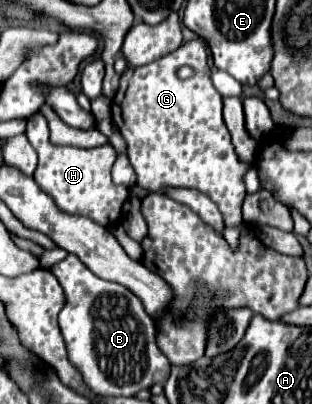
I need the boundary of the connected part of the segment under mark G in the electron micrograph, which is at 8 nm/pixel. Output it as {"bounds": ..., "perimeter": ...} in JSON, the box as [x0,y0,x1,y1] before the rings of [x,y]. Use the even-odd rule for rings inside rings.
{"bounds":[111,40,253,234],"perimeter":[[[191,40],[153,64],[129,68],[121,76],[121,88],[111,100],[113,122],[127,140],[129,162],[137,174],[139,188],[147,192],[195,188],[219,206],[227,226],[241,226],[243,234],[253,234],[241,218],[245,198],[243,174],[249,164],[237,160],[231,134],[221,116],[223,100],[215,86],[211,86],[209,74],[207,50],[201,40]],[[183,64],[195,68],[193,78],[177,78],[177,68]]]}

